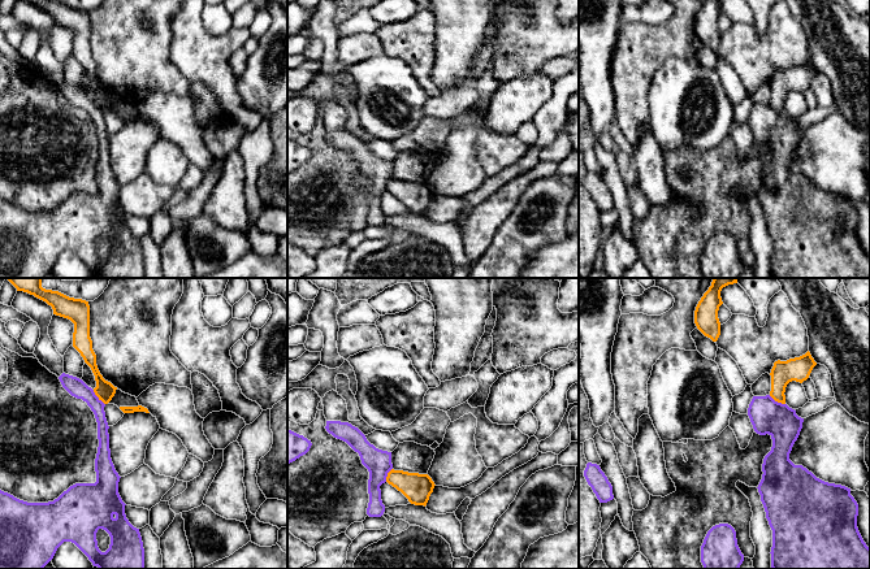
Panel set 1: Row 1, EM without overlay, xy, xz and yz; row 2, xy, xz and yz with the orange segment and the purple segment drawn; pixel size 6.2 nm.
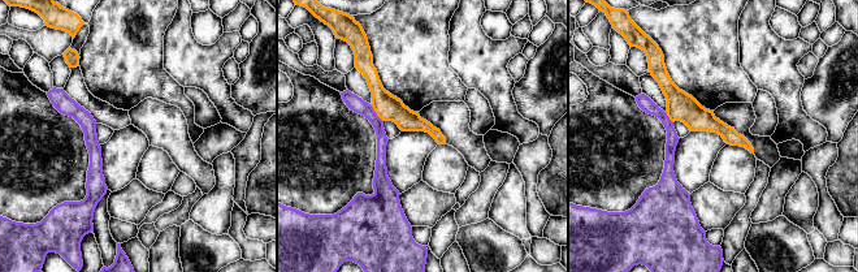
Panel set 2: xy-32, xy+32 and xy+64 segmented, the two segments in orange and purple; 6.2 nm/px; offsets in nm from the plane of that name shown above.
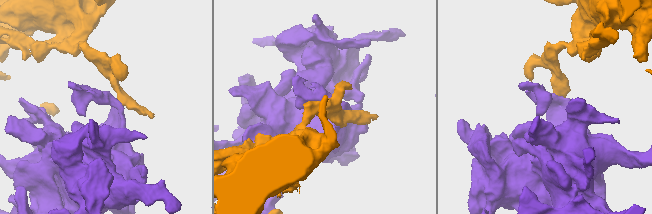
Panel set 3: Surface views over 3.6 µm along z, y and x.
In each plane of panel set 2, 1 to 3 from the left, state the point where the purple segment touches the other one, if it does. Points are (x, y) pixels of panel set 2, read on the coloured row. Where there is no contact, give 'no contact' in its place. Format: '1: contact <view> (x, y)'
1: no contact
2: contact xy+32 (376, 112)
3: contact xy+64 (670, 119)

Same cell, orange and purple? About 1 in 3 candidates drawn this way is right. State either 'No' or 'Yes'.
Yes

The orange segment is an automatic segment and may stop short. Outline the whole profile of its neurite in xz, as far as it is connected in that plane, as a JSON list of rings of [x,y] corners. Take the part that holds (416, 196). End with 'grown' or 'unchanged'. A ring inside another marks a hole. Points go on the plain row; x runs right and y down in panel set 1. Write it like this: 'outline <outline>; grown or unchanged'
outline [[[326,130],[325,138],[358,161],[362,173],[368,178],[369,212],[367,223],[369,226],[381,226],[385,221],[380,199],[380,195],[385,191],[401,200],[411,213],[427,214],[436,195],[428,183],[394,179],[391,161],[376,157],[358,136],[349,131]]]; grown

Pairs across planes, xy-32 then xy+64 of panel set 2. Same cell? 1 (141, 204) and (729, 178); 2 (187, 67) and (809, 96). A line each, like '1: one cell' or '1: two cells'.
1: two cells
2: two cells

